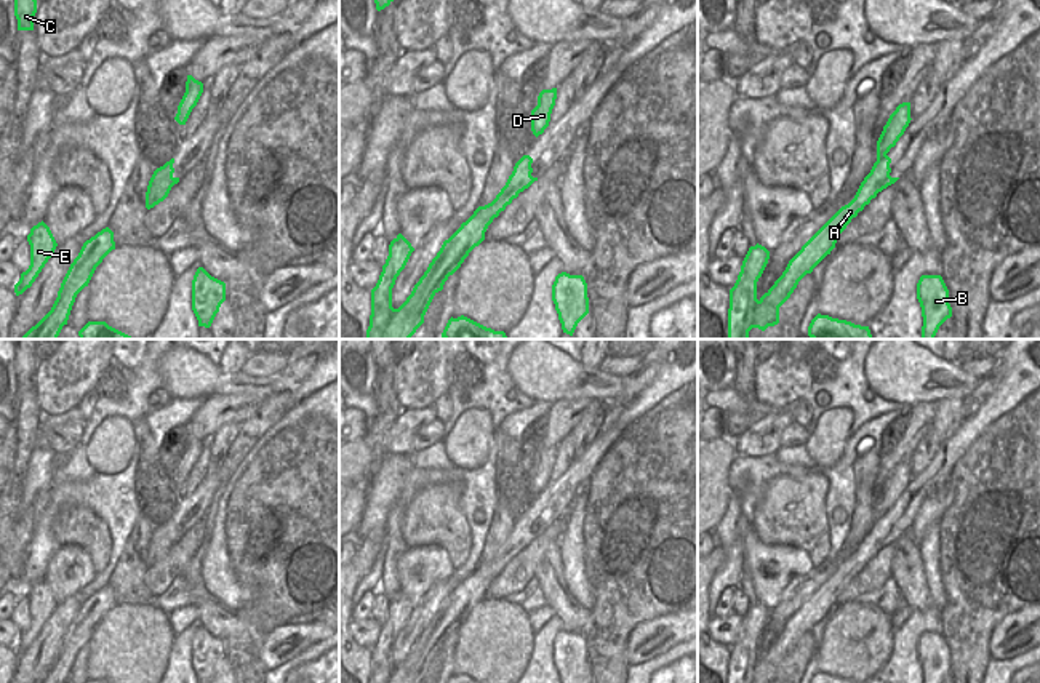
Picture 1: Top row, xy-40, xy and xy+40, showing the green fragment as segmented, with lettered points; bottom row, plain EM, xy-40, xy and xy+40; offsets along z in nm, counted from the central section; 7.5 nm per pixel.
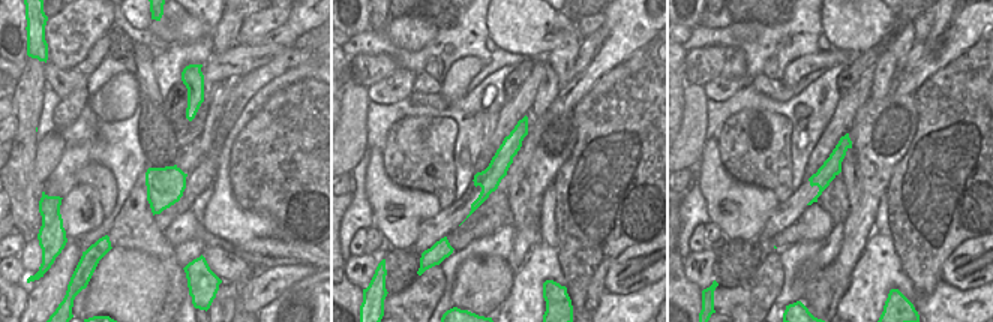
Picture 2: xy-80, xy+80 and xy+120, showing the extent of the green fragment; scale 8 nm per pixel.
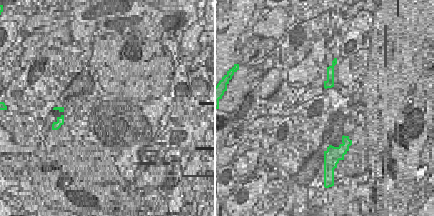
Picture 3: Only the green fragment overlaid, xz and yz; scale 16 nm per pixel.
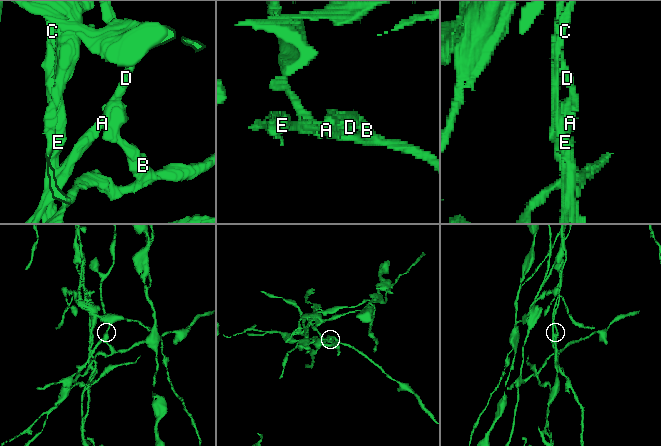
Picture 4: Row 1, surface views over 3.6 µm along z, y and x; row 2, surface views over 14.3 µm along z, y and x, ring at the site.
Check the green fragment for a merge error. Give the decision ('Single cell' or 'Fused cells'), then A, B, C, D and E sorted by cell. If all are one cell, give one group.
Fused cells. Groups: A B C E / D.

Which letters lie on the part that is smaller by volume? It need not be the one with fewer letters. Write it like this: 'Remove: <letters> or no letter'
Remove: D

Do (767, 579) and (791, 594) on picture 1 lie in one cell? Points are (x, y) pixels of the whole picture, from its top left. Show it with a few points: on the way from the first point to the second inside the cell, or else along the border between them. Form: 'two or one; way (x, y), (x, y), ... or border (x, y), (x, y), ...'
two; border (813, 568), (805, 575), (796, 576), (770, 610)

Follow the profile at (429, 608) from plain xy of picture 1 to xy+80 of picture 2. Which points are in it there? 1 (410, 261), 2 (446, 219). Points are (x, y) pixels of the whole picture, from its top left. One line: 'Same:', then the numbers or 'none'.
Same: 2

